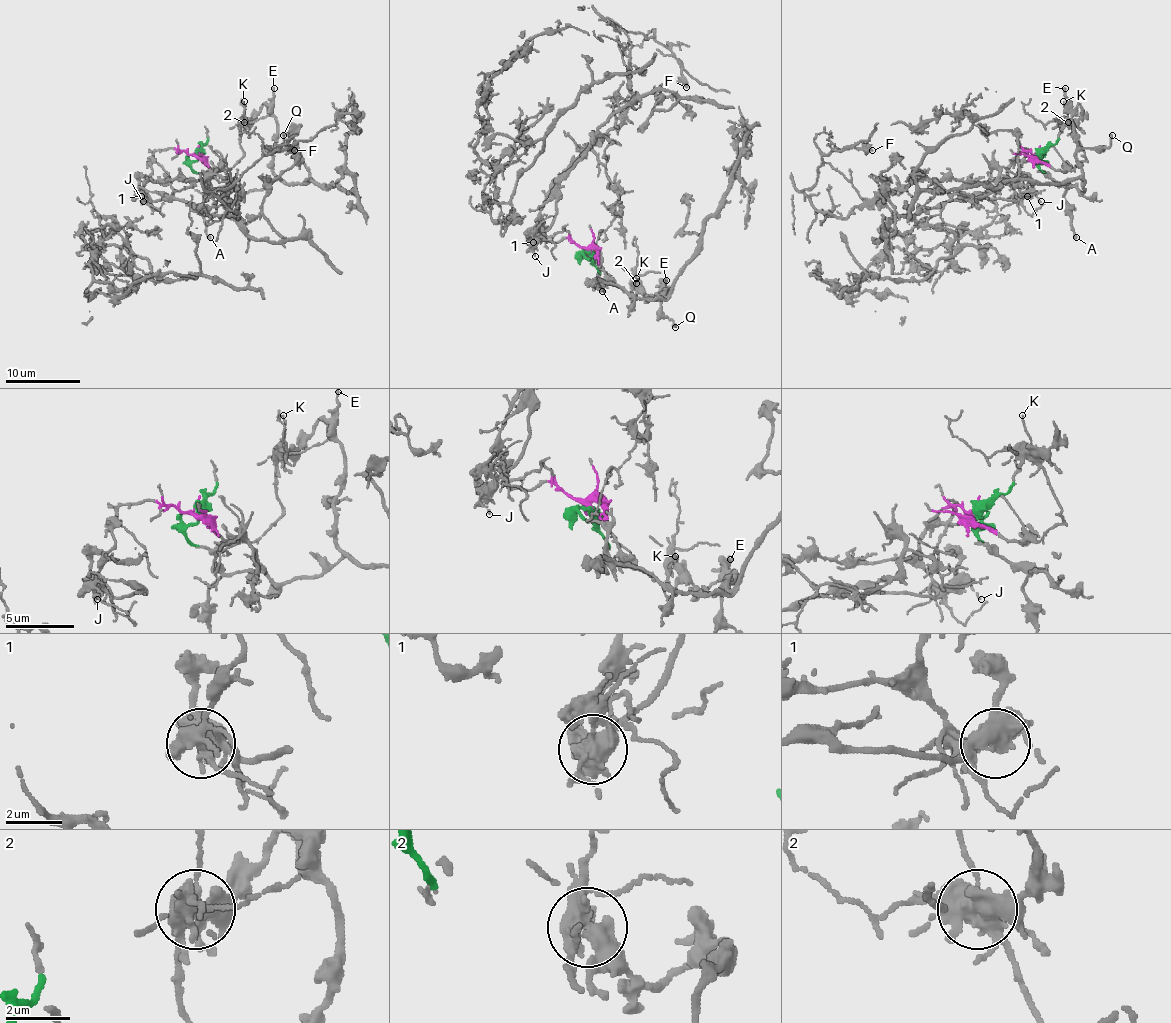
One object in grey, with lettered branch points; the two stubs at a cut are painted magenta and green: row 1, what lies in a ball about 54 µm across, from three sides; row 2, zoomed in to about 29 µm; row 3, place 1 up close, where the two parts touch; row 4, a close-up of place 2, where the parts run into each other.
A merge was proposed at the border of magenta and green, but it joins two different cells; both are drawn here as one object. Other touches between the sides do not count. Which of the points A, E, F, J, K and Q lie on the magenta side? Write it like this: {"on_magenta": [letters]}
{"on_magenta": ["F", "J", "K"]}

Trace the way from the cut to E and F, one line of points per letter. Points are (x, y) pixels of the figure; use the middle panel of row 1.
E: (587, 254), (582, 252), (599, 266), (599, 277), (604, 282), (623, 286), (636, 297), (668, 299), (666, 281)
F: (587, 254), (567, 237), (546, 241), (541, 206), (629, 106), (630, 45), (604, 20), (662, 43), (687, 88)

